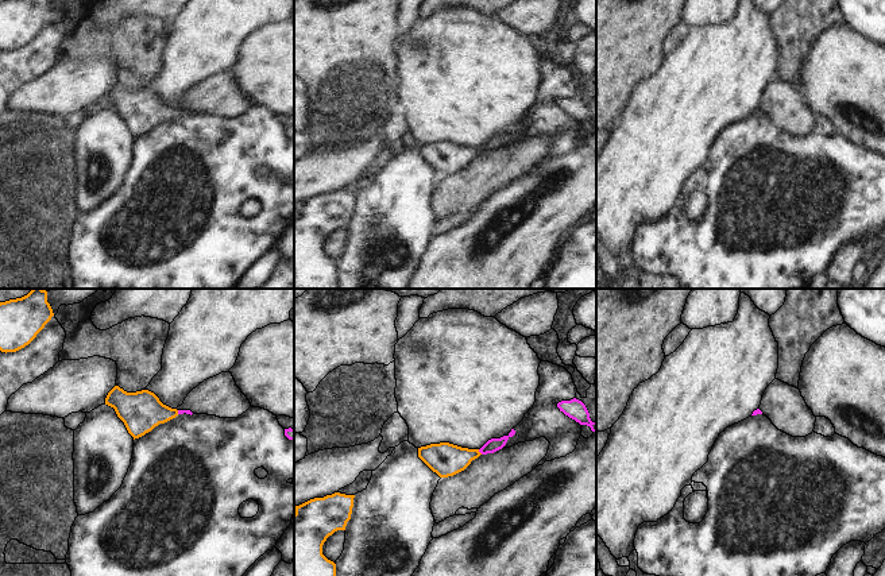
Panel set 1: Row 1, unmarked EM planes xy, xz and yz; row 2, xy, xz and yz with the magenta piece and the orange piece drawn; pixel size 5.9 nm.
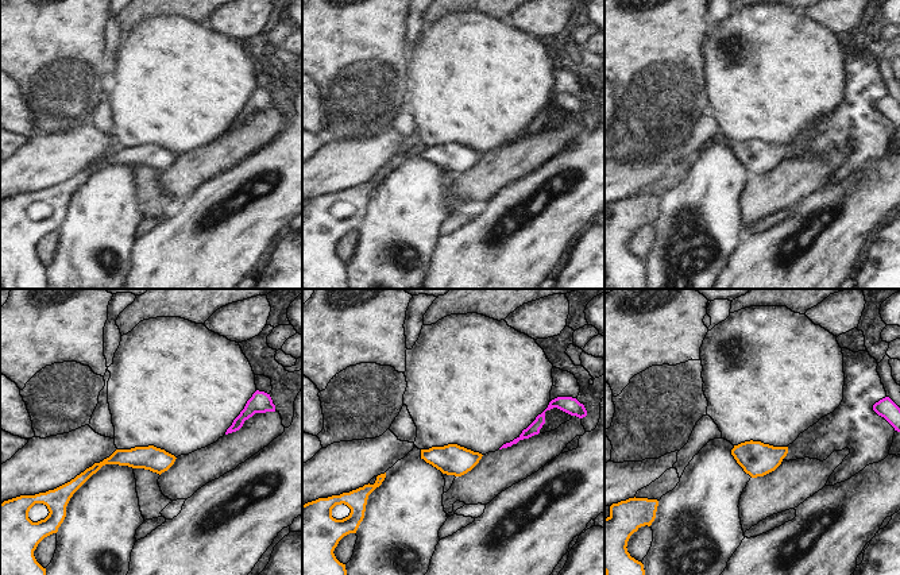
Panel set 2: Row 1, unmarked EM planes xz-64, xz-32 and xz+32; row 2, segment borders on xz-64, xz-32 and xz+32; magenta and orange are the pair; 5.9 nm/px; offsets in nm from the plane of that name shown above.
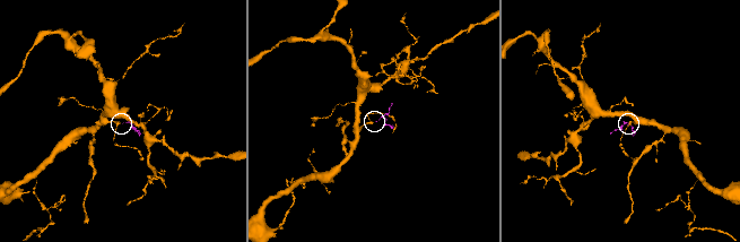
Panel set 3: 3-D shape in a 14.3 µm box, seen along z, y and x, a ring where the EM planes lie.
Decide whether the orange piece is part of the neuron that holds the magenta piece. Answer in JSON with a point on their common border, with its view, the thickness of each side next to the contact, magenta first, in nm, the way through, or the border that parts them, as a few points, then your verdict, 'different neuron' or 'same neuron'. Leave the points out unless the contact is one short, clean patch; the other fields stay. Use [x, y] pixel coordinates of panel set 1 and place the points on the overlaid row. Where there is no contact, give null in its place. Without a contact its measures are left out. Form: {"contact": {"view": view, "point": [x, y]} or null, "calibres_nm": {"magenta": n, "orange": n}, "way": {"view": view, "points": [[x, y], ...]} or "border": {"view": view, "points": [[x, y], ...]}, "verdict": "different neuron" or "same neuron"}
{"contact": {"view": "xz", "point": [480, 452]}, "calibres_nm": {"magenta": 80, "orange": 200}, "way": {"view": "xz", "points": [[494, 444], [480, 452], [458, 459], [445, 459]]}, "verdict": "same neuron"}

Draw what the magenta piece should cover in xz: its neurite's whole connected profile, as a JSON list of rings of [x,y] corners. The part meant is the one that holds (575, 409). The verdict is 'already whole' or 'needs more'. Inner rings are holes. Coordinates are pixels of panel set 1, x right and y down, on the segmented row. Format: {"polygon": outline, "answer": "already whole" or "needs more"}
{"polygon": [[[576,398],[571,401],[561,401],[557,403],[557,407],[560,409],[560,411],[563,411],[565,415],[575,420],[580,425],[587,425],[592,432],[596,432],[596,422],[591,421],[590,413],[581,401]]], "answer": "already whole"}

